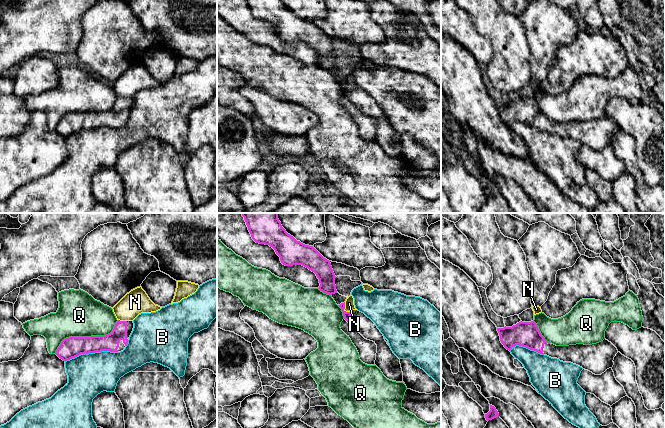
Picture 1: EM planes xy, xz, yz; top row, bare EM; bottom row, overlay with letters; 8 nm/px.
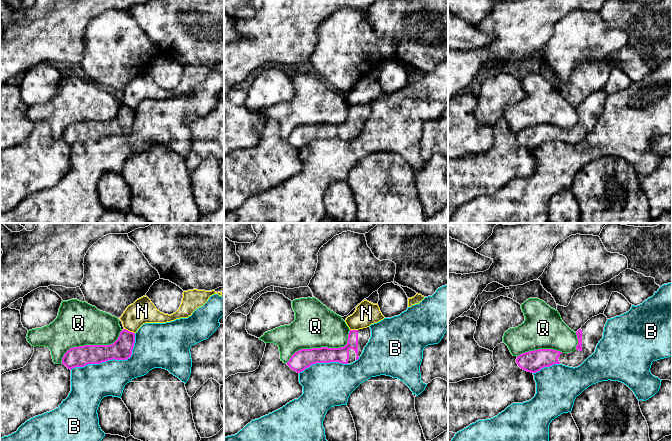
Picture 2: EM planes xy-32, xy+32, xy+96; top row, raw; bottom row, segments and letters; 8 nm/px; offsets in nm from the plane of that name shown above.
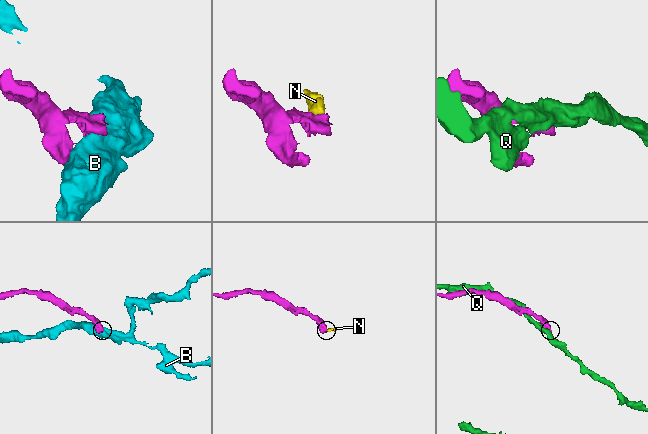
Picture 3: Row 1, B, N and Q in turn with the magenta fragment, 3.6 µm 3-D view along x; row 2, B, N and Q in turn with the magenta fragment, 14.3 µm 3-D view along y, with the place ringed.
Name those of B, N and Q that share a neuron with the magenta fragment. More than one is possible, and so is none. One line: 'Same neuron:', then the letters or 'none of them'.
Same neuron: none of them

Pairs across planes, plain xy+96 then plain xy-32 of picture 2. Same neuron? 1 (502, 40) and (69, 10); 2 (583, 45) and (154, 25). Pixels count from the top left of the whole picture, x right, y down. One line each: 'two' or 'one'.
1: one
2: two

